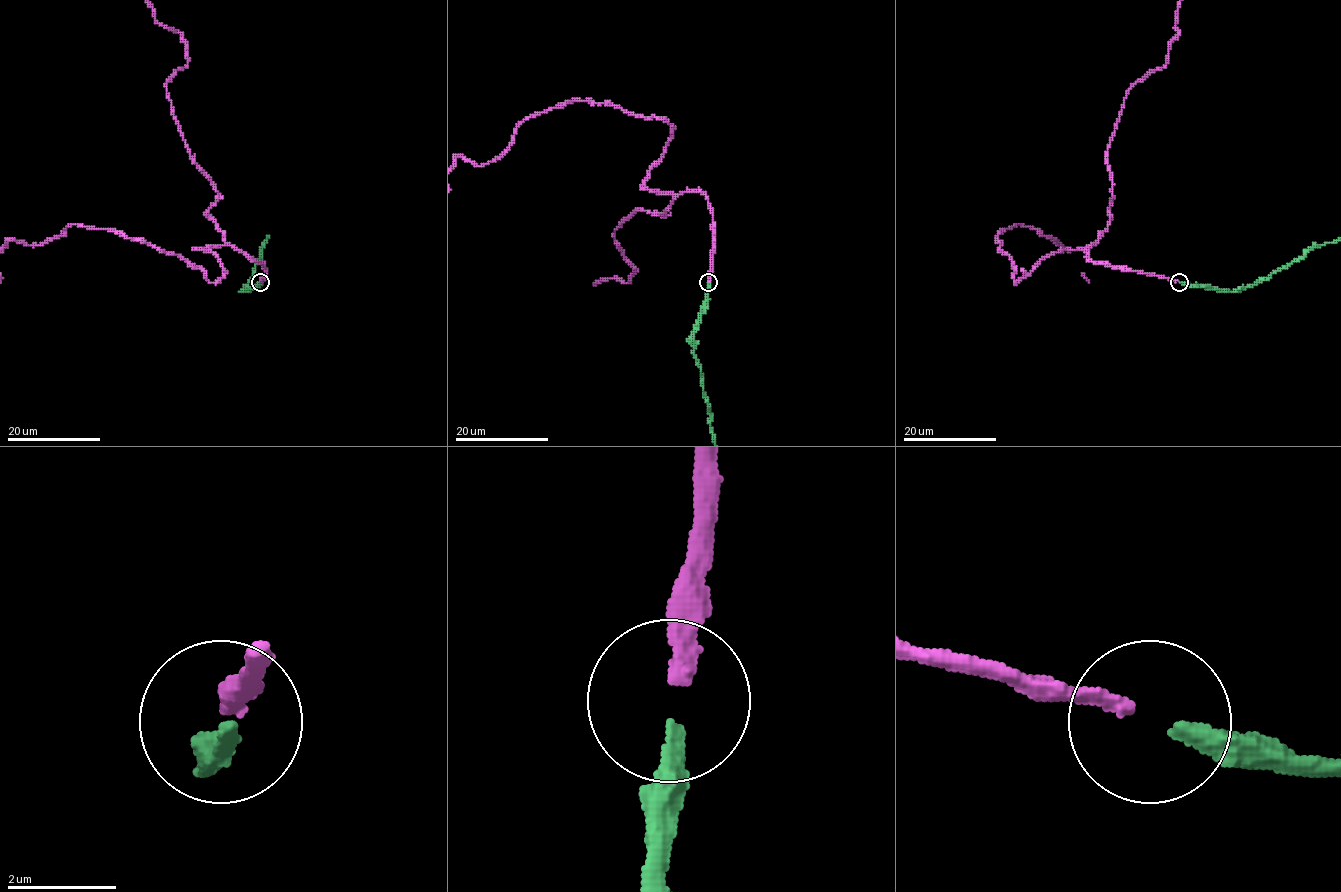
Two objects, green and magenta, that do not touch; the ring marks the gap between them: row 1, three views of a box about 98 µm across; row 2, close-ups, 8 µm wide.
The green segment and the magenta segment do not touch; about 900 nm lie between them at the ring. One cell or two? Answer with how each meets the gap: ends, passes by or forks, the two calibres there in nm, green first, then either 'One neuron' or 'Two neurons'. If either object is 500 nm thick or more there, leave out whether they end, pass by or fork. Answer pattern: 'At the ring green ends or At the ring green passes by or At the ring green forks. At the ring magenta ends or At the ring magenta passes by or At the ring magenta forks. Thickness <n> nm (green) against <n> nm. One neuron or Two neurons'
At the ring green ends. At the ring magenta ends. Thickness 300 nm (green) against 300 nm. One neuron

